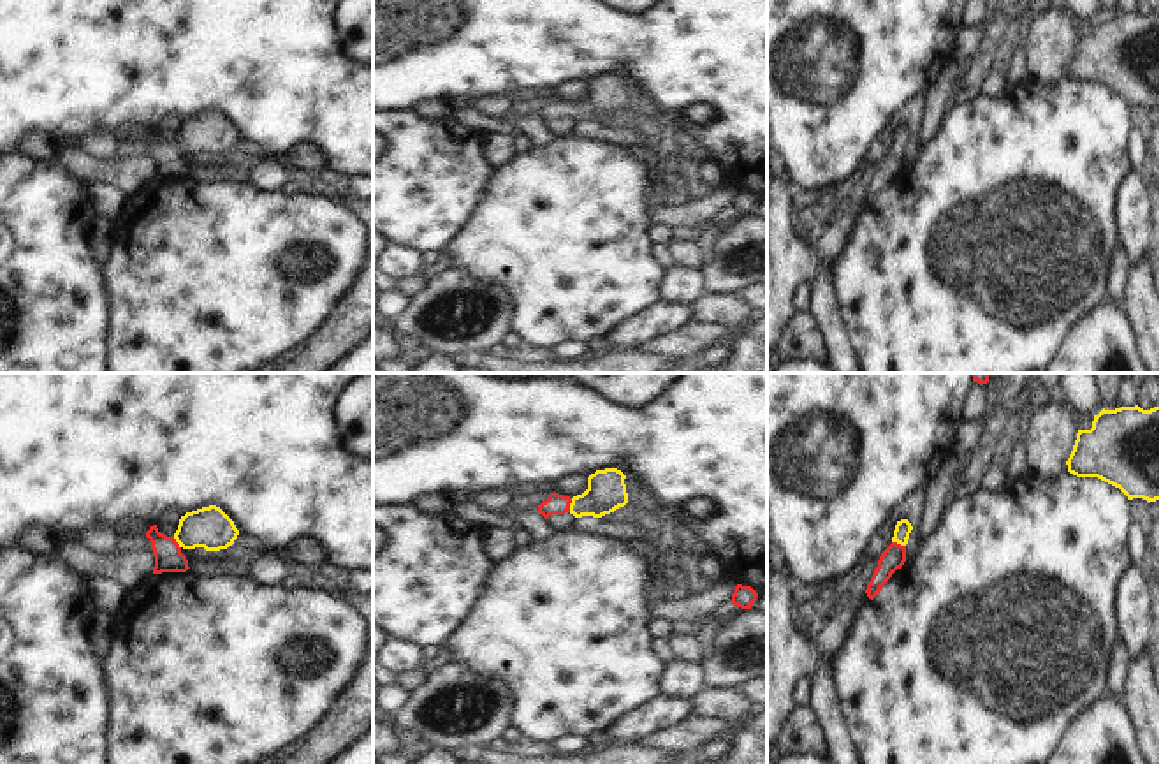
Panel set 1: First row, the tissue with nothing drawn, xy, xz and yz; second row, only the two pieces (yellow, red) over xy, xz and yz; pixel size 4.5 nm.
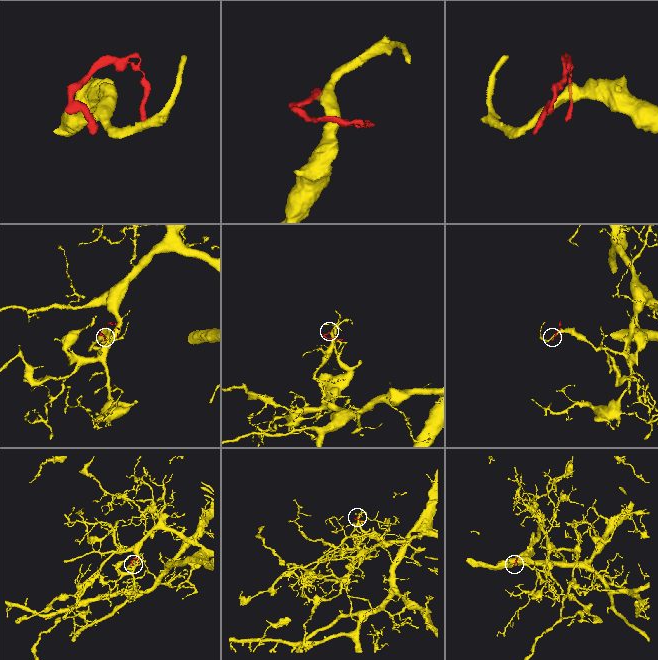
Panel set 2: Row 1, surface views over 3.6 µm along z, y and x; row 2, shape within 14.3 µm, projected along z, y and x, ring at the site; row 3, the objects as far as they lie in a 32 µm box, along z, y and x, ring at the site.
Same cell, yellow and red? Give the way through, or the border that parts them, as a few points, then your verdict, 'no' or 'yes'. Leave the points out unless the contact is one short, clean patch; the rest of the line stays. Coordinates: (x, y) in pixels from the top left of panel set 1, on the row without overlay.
runs through xz (606, 97), (593, 108), (570, 111), (556, 110); yes

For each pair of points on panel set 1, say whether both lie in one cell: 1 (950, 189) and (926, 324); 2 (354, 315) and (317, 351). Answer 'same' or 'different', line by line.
1: same
2: same

